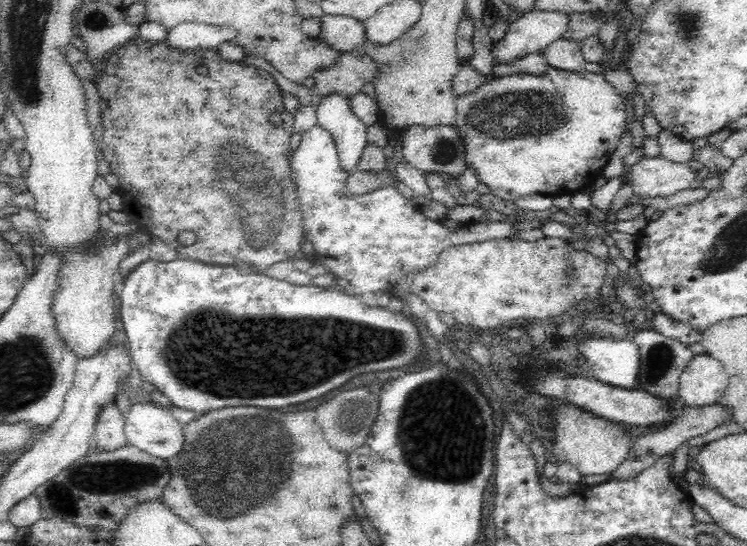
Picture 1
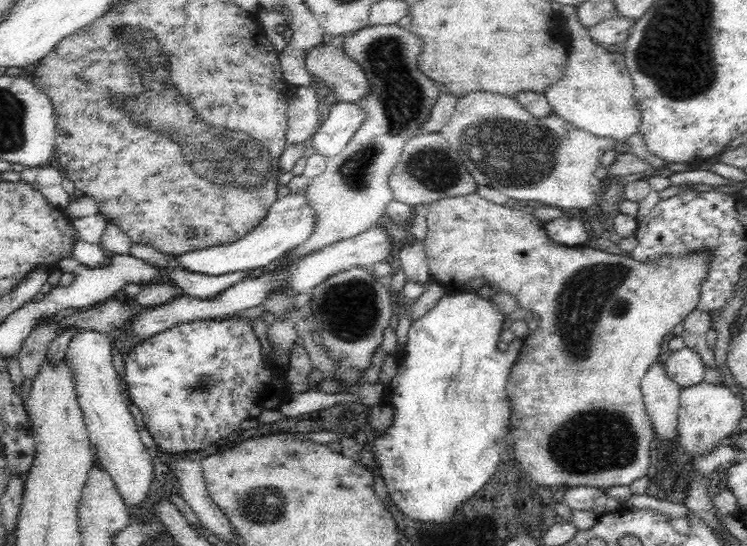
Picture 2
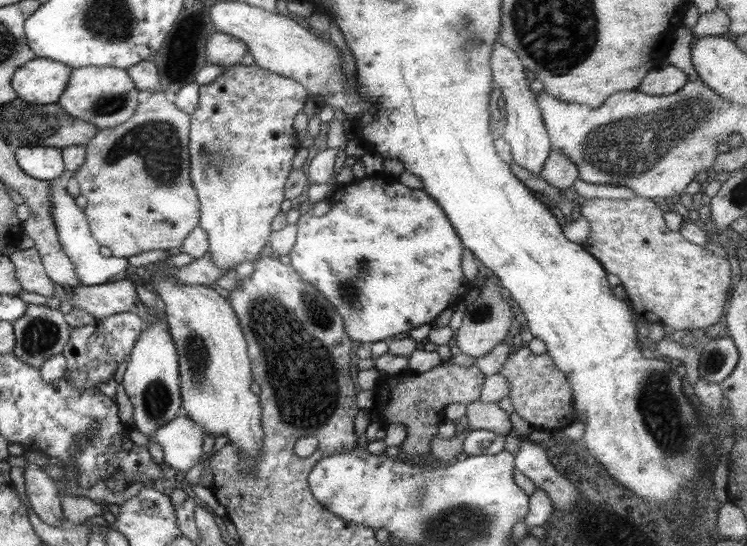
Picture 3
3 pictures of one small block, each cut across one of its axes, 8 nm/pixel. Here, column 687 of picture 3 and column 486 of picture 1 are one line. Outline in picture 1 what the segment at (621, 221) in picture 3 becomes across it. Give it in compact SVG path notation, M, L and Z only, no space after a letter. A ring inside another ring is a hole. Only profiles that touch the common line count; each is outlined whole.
M543 238L536 242L490 240L448 248L442 252L436 266L412 278L411 290L430 310L450 314L456 324L484 330L520 318L553 317L577 300L600 298L598 288L606 278L606 269L604 259L585 250L576 250L560 238Z

